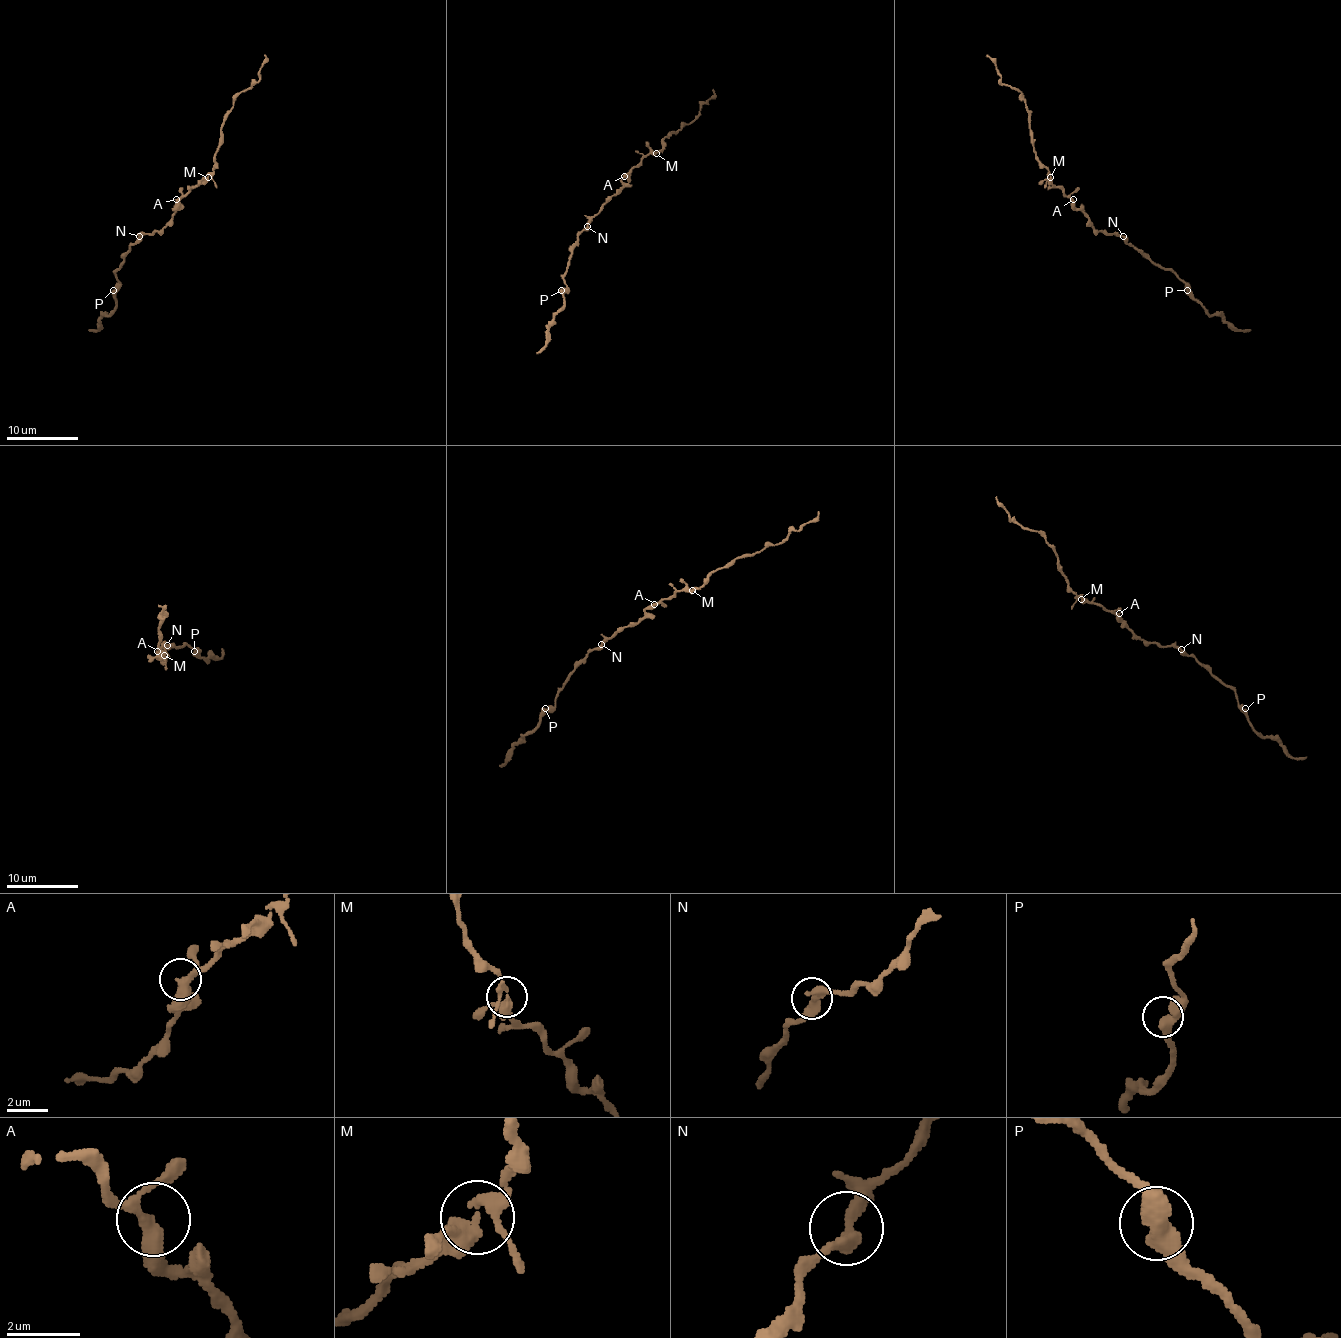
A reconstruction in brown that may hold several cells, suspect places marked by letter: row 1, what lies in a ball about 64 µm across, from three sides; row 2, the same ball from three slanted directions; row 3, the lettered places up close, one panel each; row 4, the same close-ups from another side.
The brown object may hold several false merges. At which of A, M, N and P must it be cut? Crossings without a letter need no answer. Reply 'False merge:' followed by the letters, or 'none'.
False merge: none

